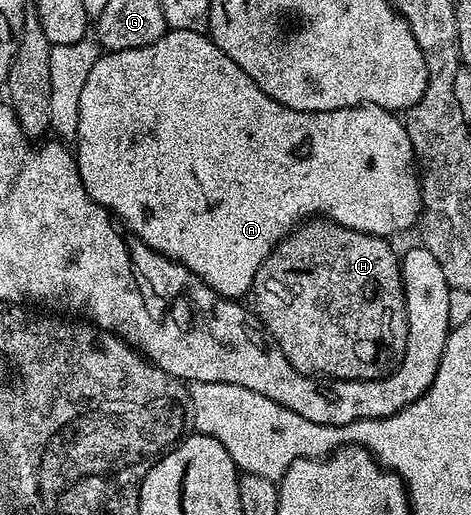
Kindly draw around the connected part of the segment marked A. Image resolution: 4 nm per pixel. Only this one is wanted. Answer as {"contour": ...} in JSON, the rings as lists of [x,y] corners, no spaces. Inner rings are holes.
{"contour":[[[168,30],[153,45],[101,54],[90,70],[85,89],[81,92],[77,145],[81,181],[93,201],[111,212],[142,243],[165,257],[176,259],[194,275],[201,277],[201,281],[209,284],[216,293],[236,301],[242,300],[242,295],[254,288],[257,269],[261,269],[272,249],[300,223],[312,217],[332,219],[342,227],[361,233],[396,237],[410,227],[412,230],[418,224],[423,210],[423,188],[415,162],[415,150],[409,141],[407,124],[396,112],[368,103],[332,111],[289,109],[260,89],[257,81],[253,81],[253,77],[249,77],[249,73],[245,73],[245,69],[241,69],[233,57],[221,53],[221,49],[217,49],[215,42],[203,31]]]}

